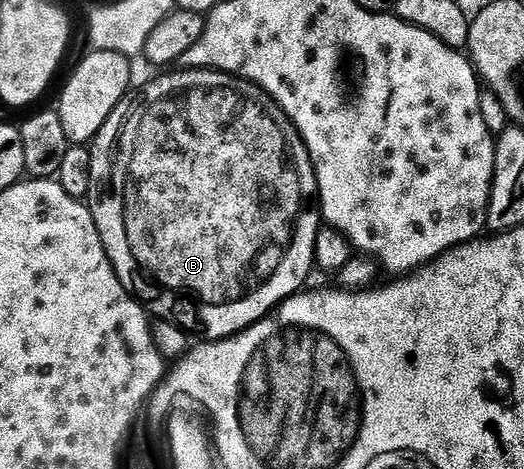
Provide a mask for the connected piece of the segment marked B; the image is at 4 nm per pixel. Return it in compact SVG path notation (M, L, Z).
M179 70L157 74L160 76L153 83L145 85L141 99L125 97L114 113L110 113L106 125L102 125L90 147L92 160L86 202L92 210L94 225L102 237L102 245L117 277L141 307L151 312L157 320L174 323L193 336L200 335L196 337L208 341L230 339L264 318L285 299L297 294L307 284L304 282L308 274L314 271L316 235L322 226L316 200L316 171L302 137L288 120L288 114L261 87L249 83L247 79L227 75L225 71Z

